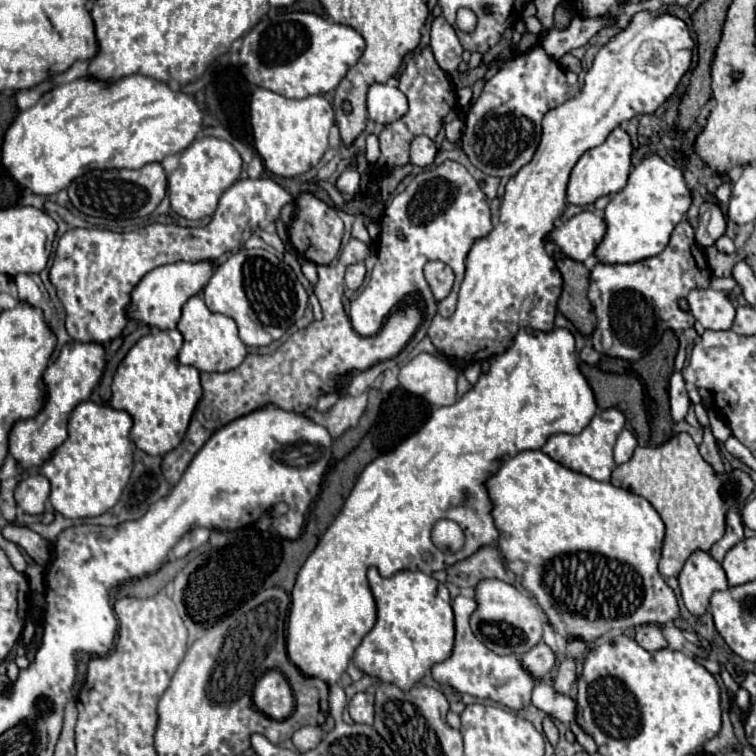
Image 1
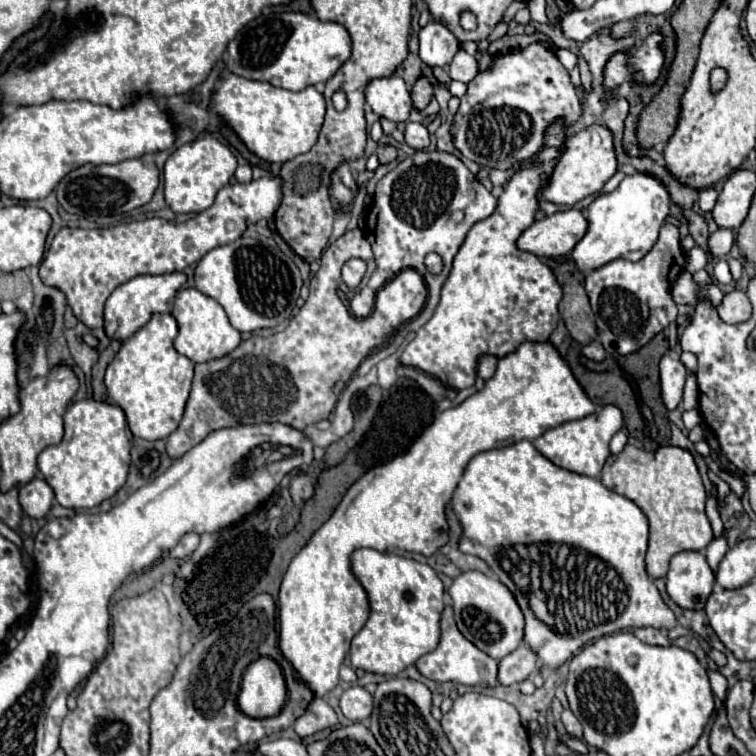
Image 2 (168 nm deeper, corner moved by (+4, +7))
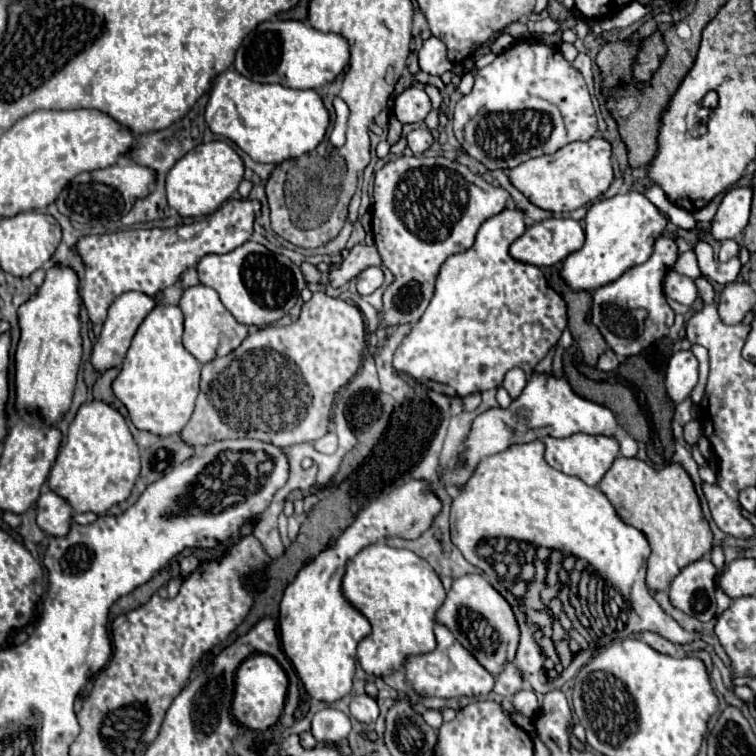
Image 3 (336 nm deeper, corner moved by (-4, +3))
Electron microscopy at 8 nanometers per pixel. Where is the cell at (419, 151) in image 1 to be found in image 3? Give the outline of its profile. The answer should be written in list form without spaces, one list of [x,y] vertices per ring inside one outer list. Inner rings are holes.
[[[414,129],[406,135],[408,147],[412,149],[414,155],[422,155],[430,145],[432,145],[432,135],[428,129]]]

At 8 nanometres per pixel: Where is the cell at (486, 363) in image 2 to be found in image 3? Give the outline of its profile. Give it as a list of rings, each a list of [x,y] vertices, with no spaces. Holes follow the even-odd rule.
[[[512,369],[510,373],[506,373],[502,387],[510,393],[512,399],[518,399],[520,393],[524,391],[524,387],[526,387],[526,379],[528,377],[526,377],[526,373],[522,369]]]

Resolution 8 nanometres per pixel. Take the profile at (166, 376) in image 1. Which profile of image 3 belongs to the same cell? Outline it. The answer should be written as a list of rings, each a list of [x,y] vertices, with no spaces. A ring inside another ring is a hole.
[[[156,305],[138,327],[122,369],[114,379],[114,395],[128,409],[130,421],[160,437],[180,433],[188,423],[198,395],[200,363],[182,345],[182,311],[176,305]]]

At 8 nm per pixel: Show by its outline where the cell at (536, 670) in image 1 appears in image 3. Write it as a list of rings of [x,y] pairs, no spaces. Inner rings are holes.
[[[510,663],[498,677],[496,677],[496,685],[494,685],[494,693],[502,695],[502,697],[512,697],[514,693],[518,693],[524,687],[524,679],[522,673],[516,669],[514,663]]]

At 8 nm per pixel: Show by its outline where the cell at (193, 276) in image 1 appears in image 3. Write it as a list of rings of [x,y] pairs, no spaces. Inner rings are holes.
[[[124,293],[120,295],[108,309],[108,319],[104,321],[104,329],[96,341],[96,347],[92,349],[92,367],[96,373],[104,373],[112,367],[120,367],[124,357],[126,357],[126,351],[130,347],[130,341],[138,329],[138,325],[144,321],[144,317],[152,311],[152,307],[156,305],[156,299],[150,297],[150,295],[144,295],[144,293]]]

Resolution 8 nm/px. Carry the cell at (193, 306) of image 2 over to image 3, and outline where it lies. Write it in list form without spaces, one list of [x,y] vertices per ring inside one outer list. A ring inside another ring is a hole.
[[[194,285],[188,287],[182,293],[182,299],[178,307],[184,313],[184,335],[182,343],[184,347],[200,361],[200,363],[210,363],[212,359],[224,357],[230,351],[234,351],[248,335],[248,327],[238,323],[232,313],[222,305],[218,293],[212,287],[206,285]]]

